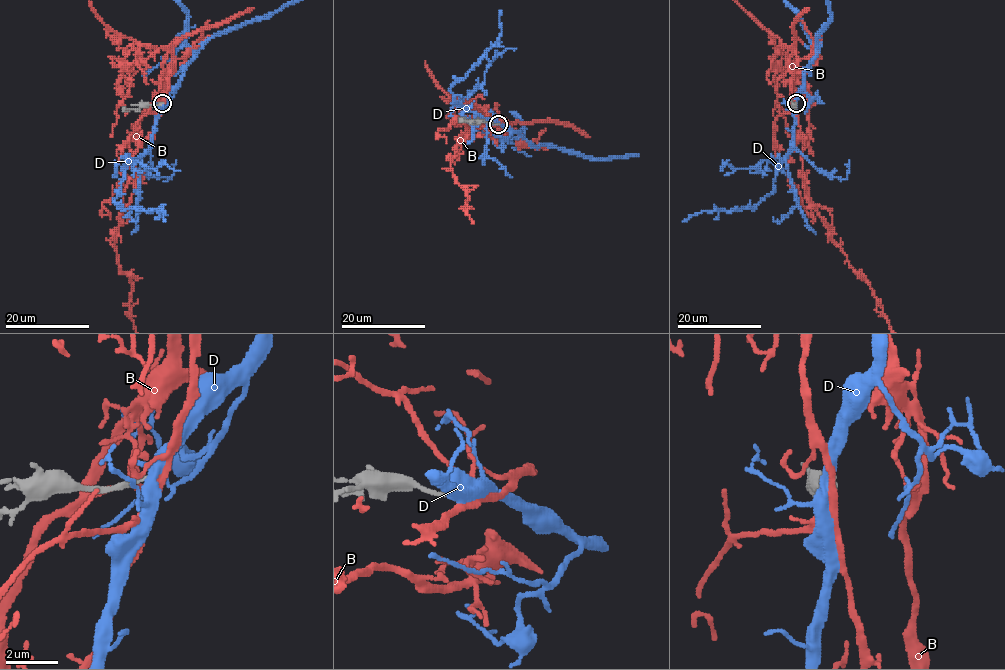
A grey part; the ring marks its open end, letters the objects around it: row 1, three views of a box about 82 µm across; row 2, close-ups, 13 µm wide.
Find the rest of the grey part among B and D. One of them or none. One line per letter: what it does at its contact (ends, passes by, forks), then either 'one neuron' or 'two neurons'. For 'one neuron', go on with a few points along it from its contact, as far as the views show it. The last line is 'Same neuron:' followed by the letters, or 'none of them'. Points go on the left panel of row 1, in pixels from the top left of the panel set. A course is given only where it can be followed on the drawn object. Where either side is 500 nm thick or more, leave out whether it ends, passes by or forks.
B: it passes by; one neuron; it runs (162, 103), (168, 72), (128, 147), (136, 174), (116, 232)
D: it passes by; two neurons
Same neuron: B

